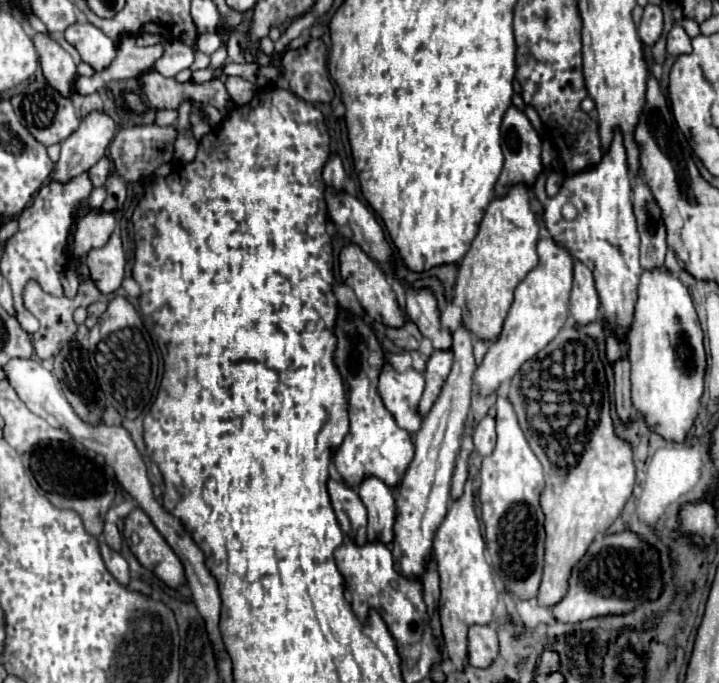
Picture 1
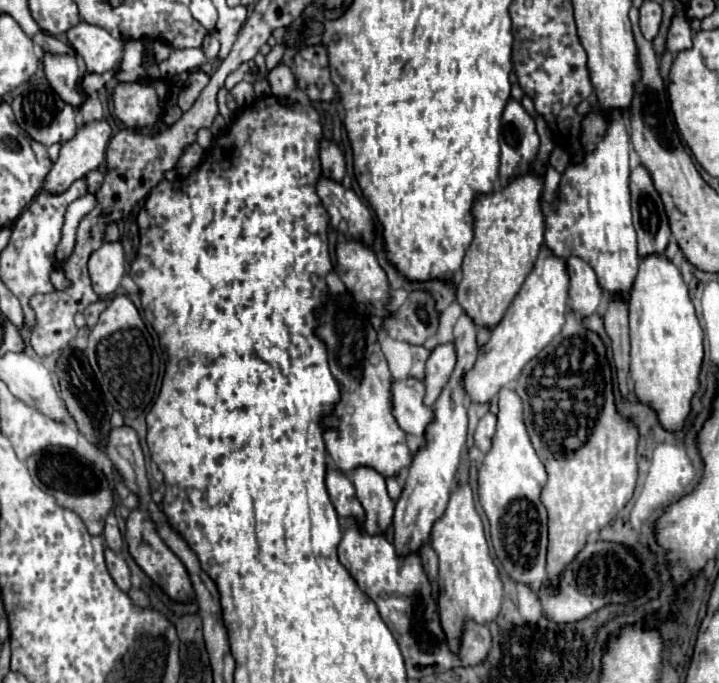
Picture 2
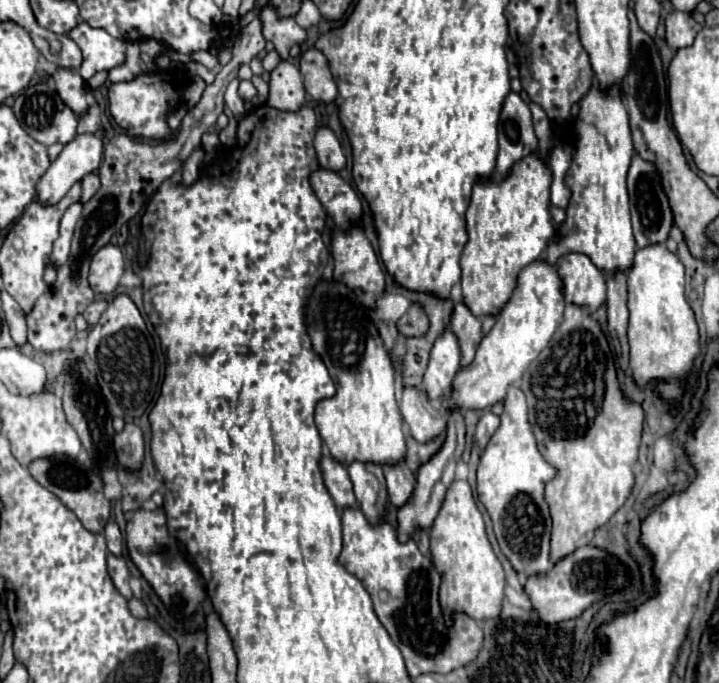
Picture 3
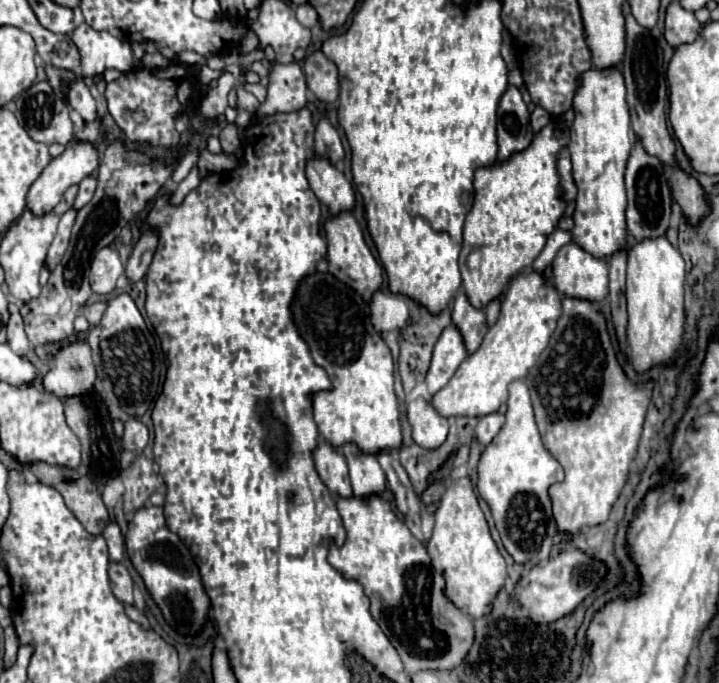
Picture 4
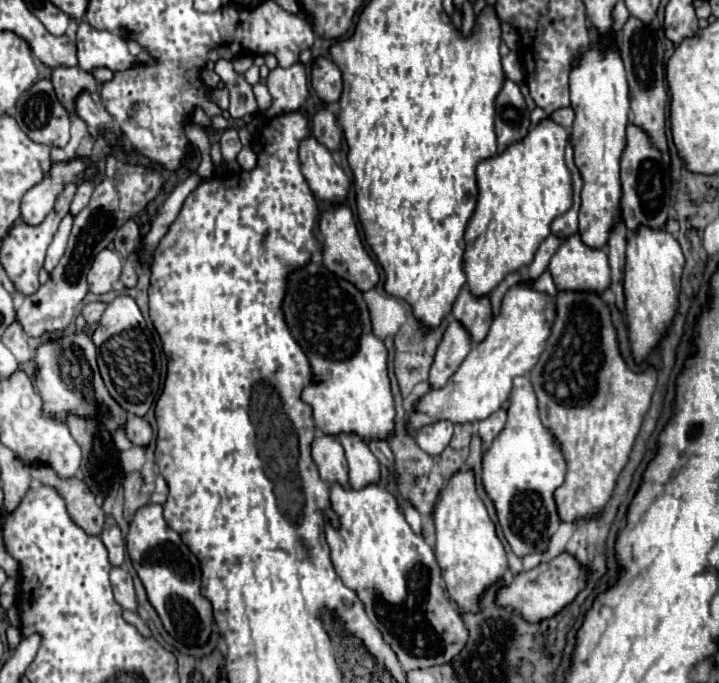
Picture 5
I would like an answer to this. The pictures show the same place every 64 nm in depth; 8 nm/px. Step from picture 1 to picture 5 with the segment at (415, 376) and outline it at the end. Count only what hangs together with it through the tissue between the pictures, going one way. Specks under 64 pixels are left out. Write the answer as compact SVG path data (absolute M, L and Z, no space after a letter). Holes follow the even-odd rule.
M448 420L434 422L434 424L428 424L428 426L422 426L416 432L416 444L424 452L436 456L436 454L440 454L448 446L448 442L452 438L452 432L454 432L452 422L448 422Z

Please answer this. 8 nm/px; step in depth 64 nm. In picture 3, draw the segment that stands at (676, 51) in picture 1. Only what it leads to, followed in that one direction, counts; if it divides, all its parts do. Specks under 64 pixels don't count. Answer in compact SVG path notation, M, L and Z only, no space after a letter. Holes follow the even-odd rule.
M674 10L665 20L666 34L665 40L670 46L670 50L680 50L686 48L694 42L696 34L700 32L700 26L692 18L692 14L684 14Z

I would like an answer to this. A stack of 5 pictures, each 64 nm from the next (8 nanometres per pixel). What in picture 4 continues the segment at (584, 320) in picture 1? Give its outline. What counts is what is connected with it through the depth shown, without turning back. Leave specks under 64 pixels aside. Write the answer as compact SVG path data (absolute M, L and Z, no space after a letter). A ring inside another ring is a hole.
M572 242L560 248L552 272L556 290L566 298L588 298L596 304L608 294L608 264Z

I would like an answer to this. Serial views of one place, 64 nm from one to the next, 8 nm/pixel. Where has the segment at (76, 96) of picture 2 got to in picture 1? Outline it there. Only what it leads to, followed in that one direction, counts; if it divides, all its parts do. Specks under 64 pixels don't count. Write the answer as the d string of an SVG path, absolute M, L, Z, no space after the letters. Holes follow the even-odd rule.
M38 32L32 36L32 40L40 54L40 66L48 84L60 94L70 96L76 80L76 64L72 56L48 32Z

